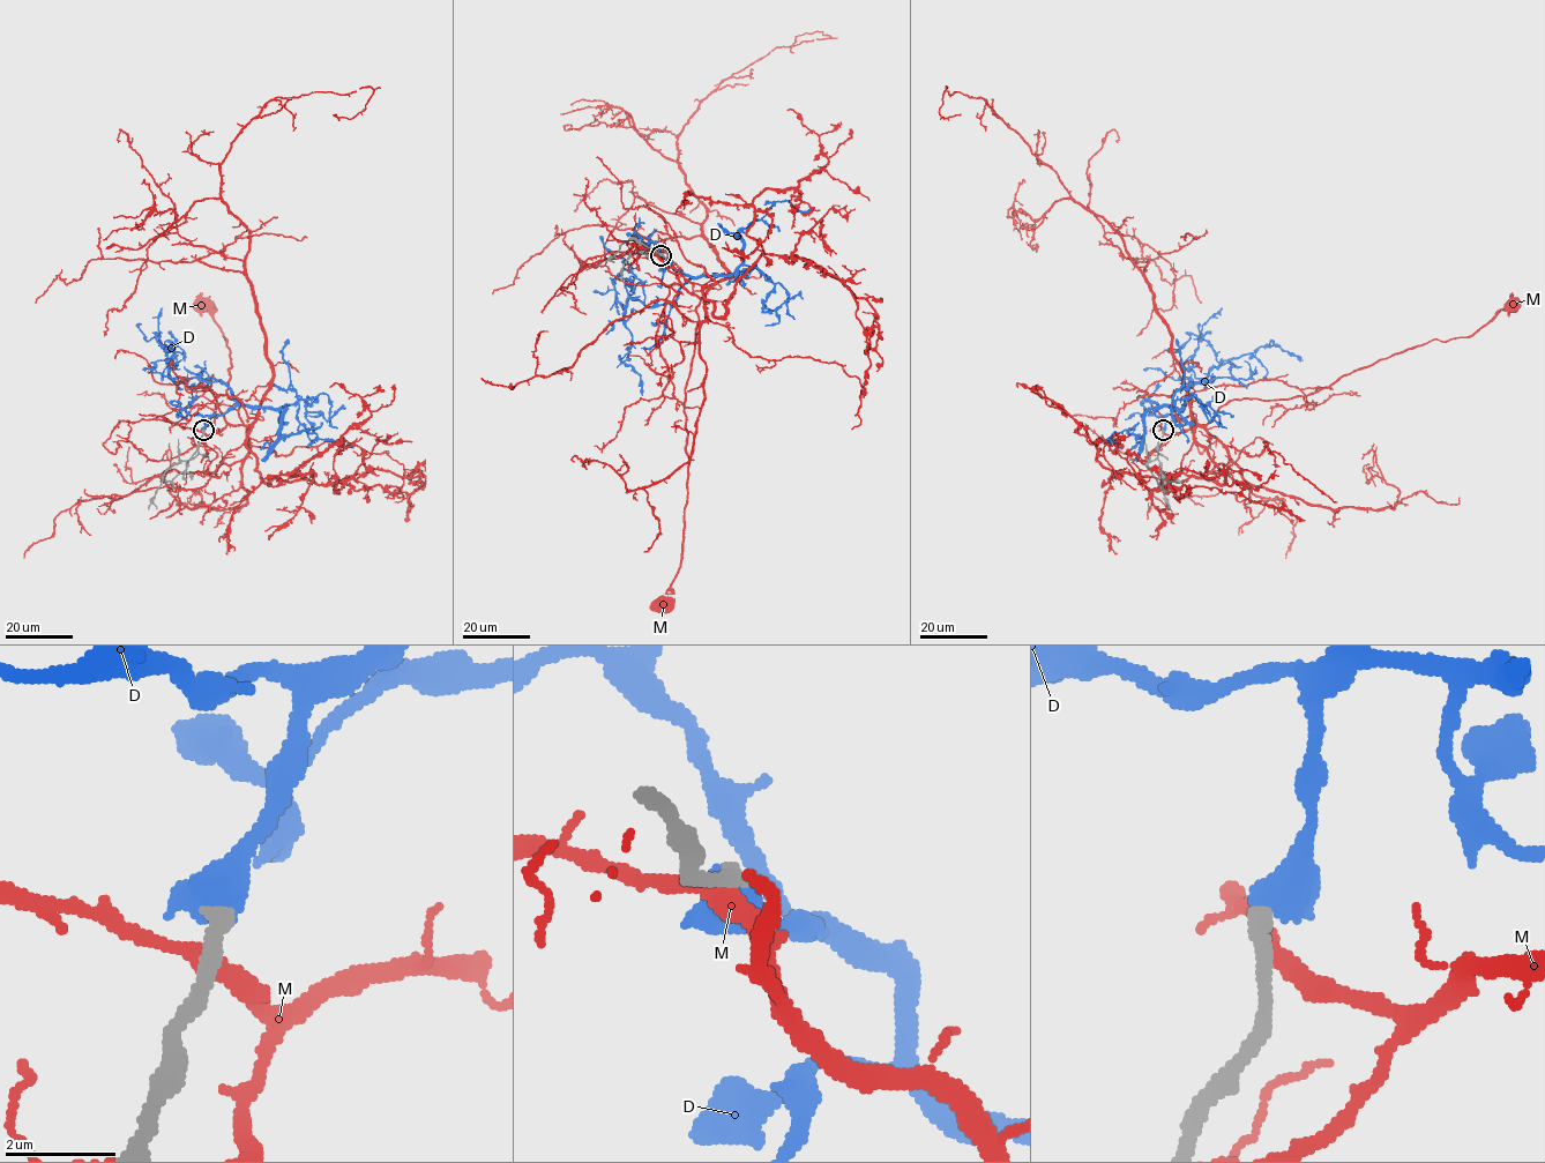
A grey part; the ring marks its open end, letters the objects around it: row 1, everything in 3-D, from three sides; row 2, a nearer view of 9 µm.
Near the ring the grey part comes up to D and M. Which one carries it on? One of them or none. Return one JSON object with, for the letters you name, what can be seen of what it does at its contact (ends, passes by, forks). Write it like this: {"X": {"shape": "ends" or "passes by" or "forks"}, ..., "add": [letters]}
{"D": {"shape": "passes by"}, "add": ["D"]}

